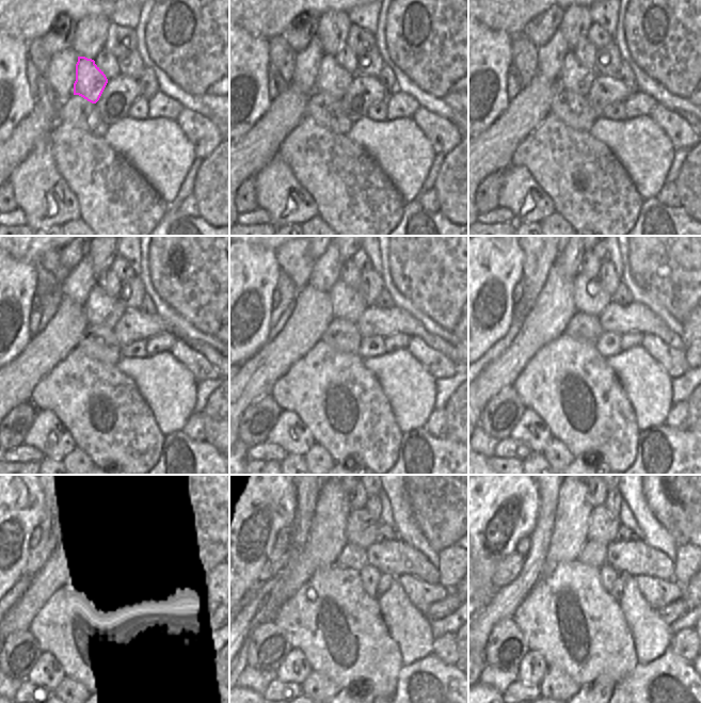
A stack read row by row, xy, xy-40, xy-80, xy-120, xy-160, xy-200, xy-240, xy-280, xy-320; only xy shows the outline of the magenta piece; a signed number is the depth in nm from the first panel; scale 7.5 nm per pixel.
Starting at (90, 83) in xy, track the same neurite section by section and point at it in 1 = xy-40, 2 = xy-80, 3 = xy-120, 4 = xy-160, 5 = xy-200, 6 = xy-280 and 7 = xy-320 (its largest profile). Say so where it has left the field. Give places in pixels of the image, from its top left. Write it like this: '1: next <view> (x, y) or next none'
1: next xy-40 (332, 79)
2: next xy-80 (574, 77)
3: next xy-120 (100, 309)
4: next xy-160 (347, 303)
5: next xy-200 (588, 296)
6: next xy-280 (361, 529)
7: next xy-320 (603, 526)

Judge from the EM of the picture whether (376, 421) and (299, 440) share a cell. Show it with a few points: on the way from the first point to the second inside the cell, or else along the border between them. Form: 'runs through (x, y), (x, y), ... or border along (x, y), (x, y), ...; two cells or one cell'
border along (298, 415), (315, 442); two cells

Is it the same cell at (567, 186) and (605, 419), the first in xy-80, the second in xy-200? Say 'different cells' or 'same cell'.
same cell

